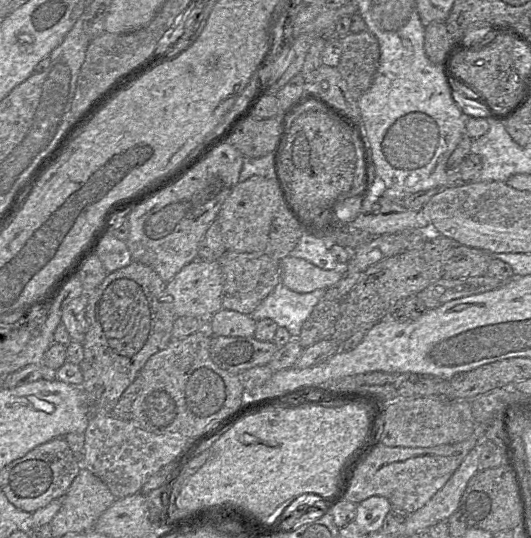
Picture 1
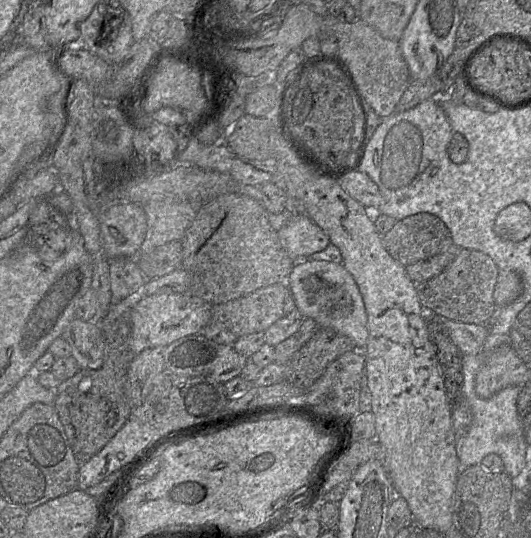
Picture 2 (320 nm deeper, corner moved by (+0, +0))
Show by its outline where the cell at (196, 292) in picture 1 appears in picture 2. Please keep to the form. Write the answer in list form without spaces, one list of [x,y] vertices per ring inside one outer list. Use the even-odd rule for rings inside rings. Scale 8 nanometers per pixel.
[[[188,293],[142,296],[130,311],[130,350],[138,354],[147,348],[164,346],[200,332],[211,322],[213,304]]]

